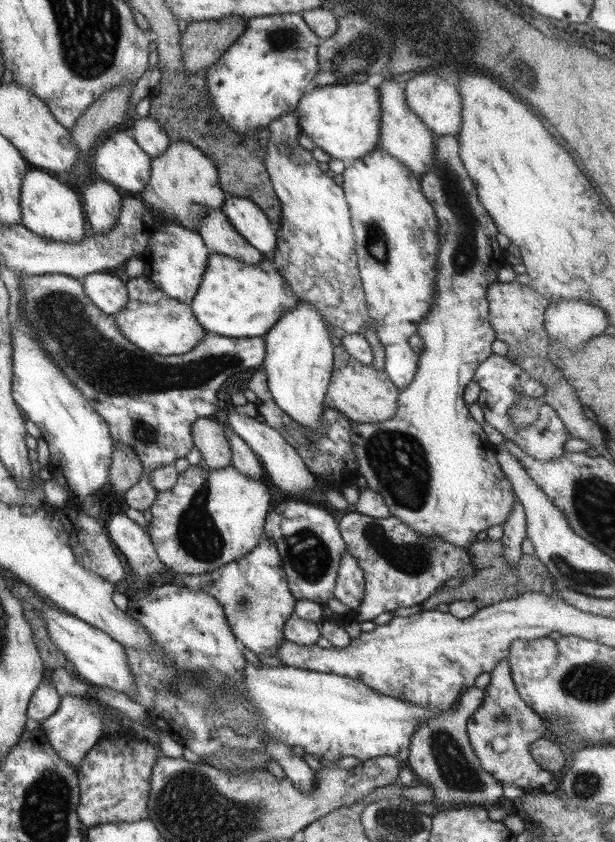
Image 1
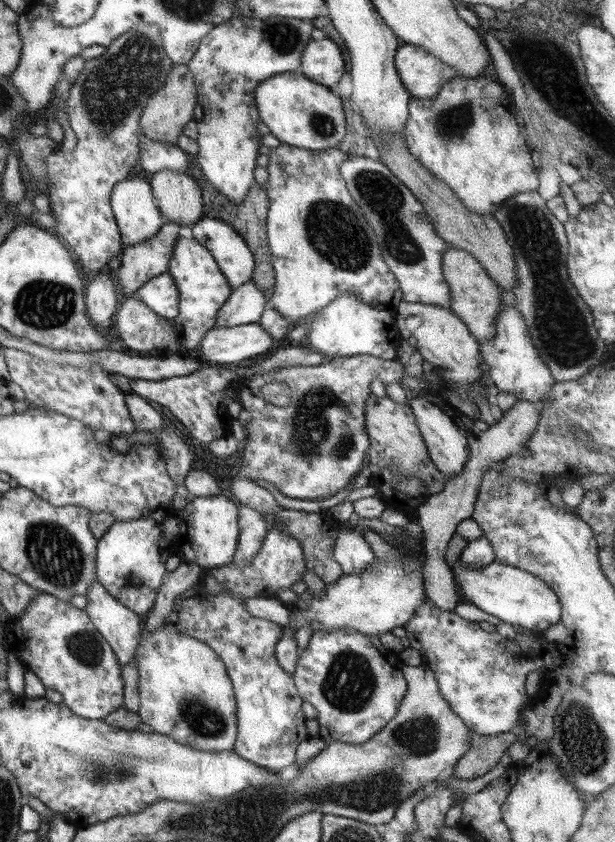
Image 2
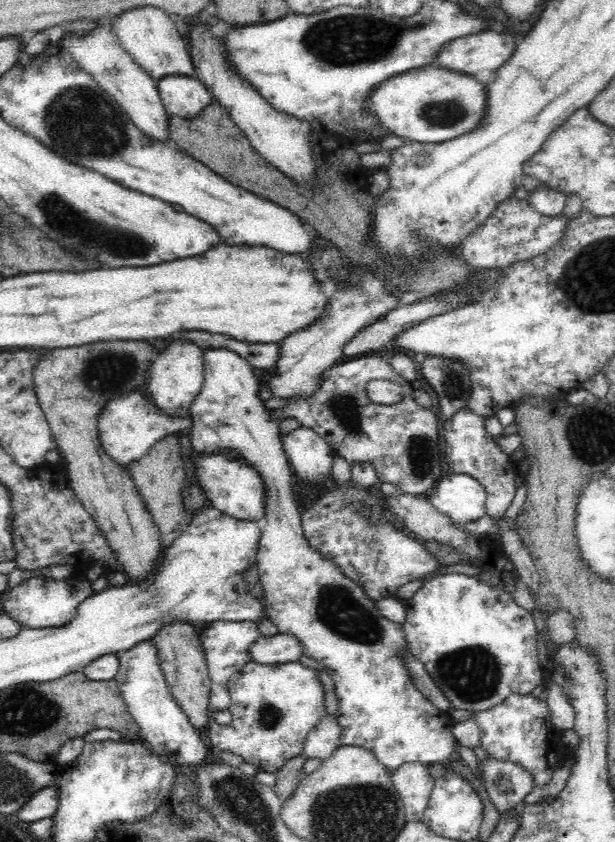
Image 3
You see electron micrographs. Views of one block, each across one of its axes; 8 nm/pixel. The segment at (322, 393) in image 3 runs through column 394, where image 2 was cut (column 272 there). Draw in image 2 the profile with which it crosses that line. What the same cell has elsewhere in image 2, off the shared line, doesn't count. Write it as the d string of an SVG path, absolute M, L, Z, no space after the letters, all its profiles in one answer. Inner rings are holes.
M354 356L328 359L320 366L289 366L246 376L244 381L238 381L236 384L239 403L252 416L249 422L244 422L244 427L248 430L248 442L242 452L242 468L238 476L252 481L255 478L266 480L282 494L302 500L323 499L346 488L365 466L364 458L370 446L364 411L364 404L371 395L370 384L374 380L380 380L385 385L399 382L406 374L405 366L398 360ZM269 382L283 382L290 387L291 399L286 406L276 406L262 396L261 388Z

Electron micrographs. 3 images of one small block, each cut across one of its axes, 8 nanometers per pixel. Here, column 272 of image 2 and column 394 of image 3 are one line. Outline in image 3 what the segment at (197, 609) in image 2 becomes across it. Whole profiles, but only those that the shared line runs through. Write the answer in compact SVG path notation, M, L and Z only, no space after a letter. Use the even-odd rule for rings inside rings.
M203 349L203 359L205 380L198 396L190 404L192 452L204 457L217 454L220 448L236 450L238 458L250 464L262 477L265 486L265 517L261 523L256 563L260 582L265 588L263 601L269 618L274 621L279 632L298 638L304 647L304 655L321 663L333 679L339 701L338 724L342 730L339 747L366 748L391 772L406 762L420 762L427 766L436 762L448 771L450 761L462 761L455 751L455 746L460 744L452 735L454 722L448 712L434 707L414 687L403 662L406 655L412 654L401 623L384 619L375 607L374 600L364 594L363 588L344 576L332 561L322 558L304 536L300 510L292 490L292 470L278 432L282 420L275 418L275 410L264 407L264 400L258 397L260 382L254 374L254 367L233 350Z

